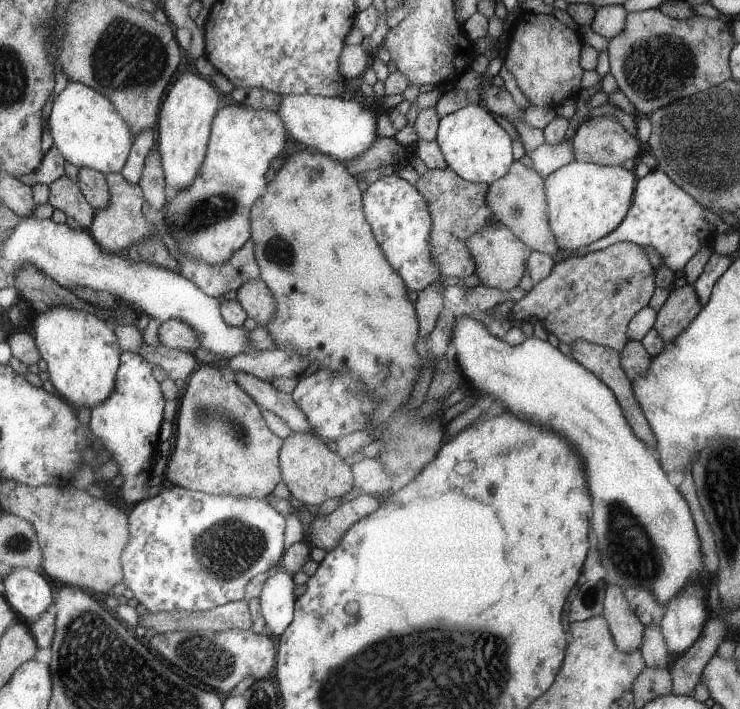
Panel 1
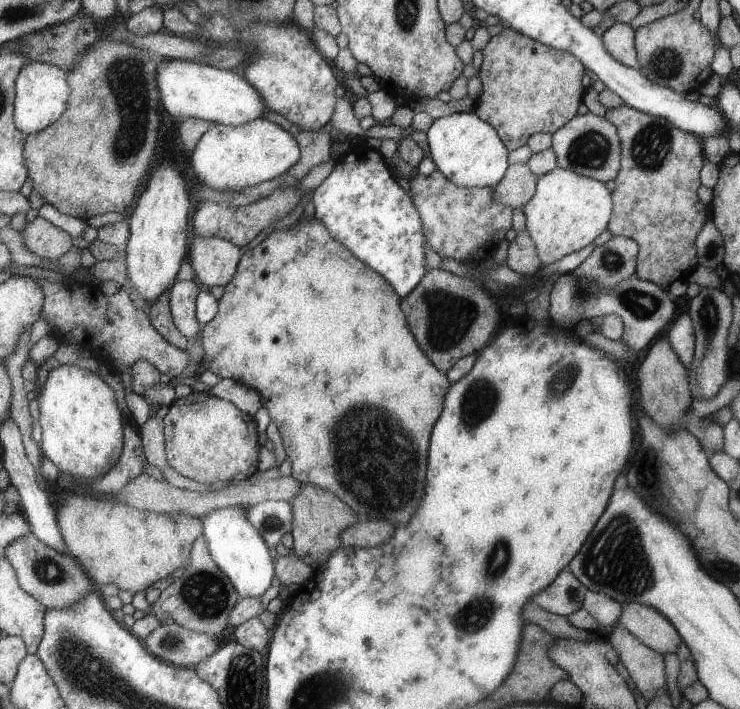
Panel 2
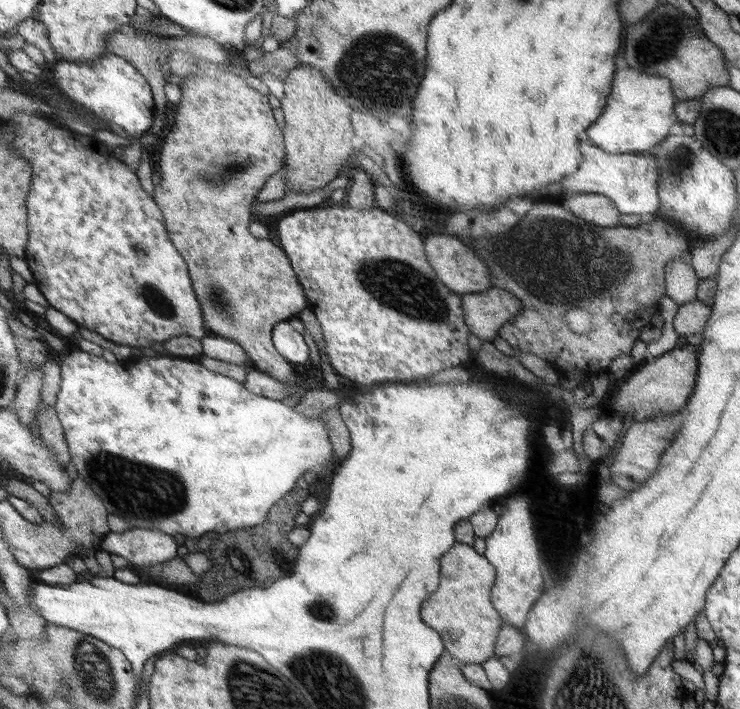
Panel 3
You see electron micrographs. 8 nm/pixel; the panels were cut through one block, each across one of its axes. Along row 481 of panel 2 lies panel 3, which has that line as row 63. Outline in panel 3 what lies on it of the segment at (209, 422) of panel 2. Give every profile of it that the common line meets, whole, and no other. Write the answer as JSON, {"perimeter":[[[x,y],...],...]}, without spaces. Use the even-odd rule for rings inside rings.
{"perimeter":[[[229,51],[228,54],[230,57],[229,60],[221,64],[211,63],[203,58],[195,57],[195,64],[197,64],[195,73],[191,73],[191,75],[187,75],[187,77],[182,77],[181,83],[177,84],[181,95],[176,104],[177,107],[175,108],[175,116],[173,116],[173,125],[169,133],[165,135],[161,146],[162,153],[159,154],[158,162],[160,180],[159,183],[154,186],[153,196],[155,196],[155,204],[158,205],[162,211],[167,237],[170,238],[171,244],[174,245],[179,257],[186,262],[186,268],[194,288],[194,296],[198,300],[199,308],[203,311],[203,320],[206,321],[206,327],[210,330],[212,336],[219,336],[231,340],[231,342],[235,342],[235,344],[247,354],[251,368],[277,380],[277,382],[283,386],[283,390],[287,392],[287,396],[291,396],[297,392],[298,388],[301,388],[303,374],[301,370],[294,370],[292,368],[293,364],[279,355],[277,349],[274,347],[271,333],[275,324],[278,322],[287,321],[291,317],[299,316],[301,312],[308,307],[308,302],[306,301],[306,296],[297,278],[297,274],[294,273],[293,266],[290,265],[290,260],[286,257],[286,254],[283,254],[283,250],[267,239],[253,238],[253,236],[249,234],[249,230],[247,230],[247,222],[249,222],[249,218],[251,218],[252,214],[249,204],[251,204],[251,200],[255,198],[255,194],[261,190],[263,184],[265,184],[265,180],[282,167],[285,141],[281,140],[281,130],[277,128],[277,124],[275,124],[275,120],[273,120],[271,106],[269,106],[269,102],[267,102],[267,97],[257,94],[257,91],[249,87],[247,82],[239,77],[239,74],[231,71],[244,69],[241,67],[239,60],[244,58],[245,54],[243,51]]]}

